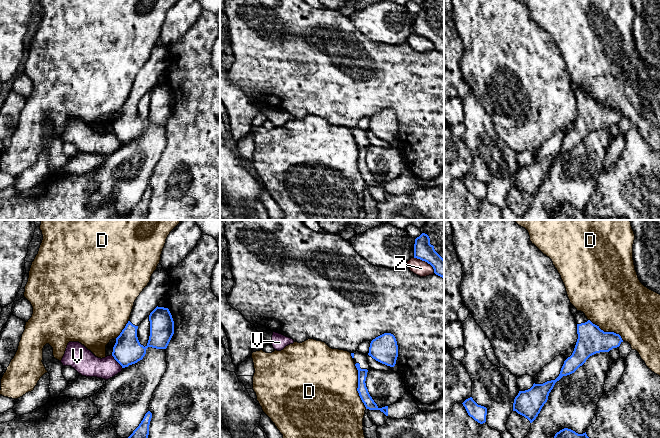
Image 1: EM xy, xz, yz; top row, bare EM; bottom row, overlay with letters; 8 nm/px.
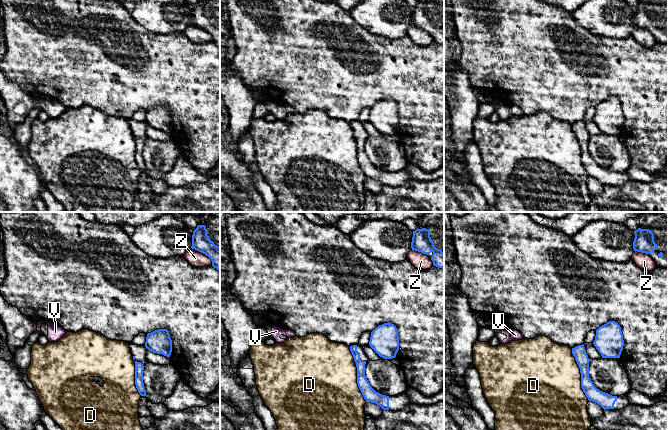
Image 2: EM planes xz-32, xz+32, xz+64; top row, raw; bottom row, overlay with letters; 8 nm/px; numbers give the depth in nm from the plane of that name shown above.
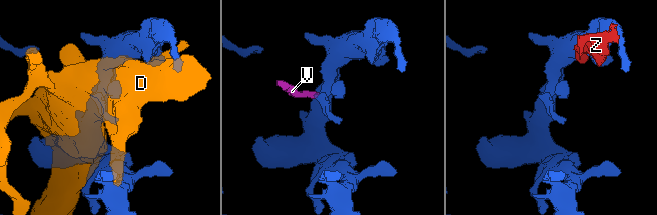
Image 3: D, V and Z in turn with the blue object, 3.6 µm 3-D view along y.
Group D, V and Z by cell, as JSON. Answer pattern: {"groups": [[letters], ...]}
{"groups": [["D"], ["V"], ["Z"]]}

